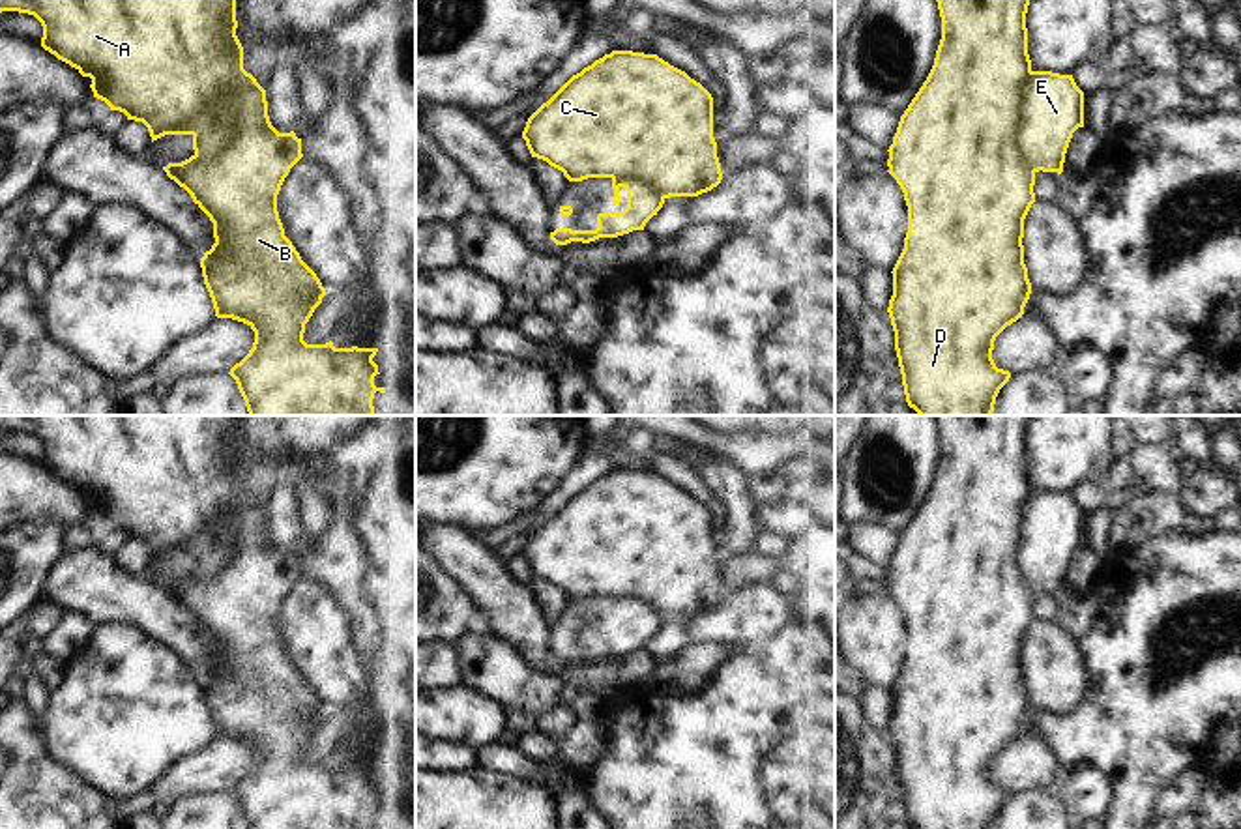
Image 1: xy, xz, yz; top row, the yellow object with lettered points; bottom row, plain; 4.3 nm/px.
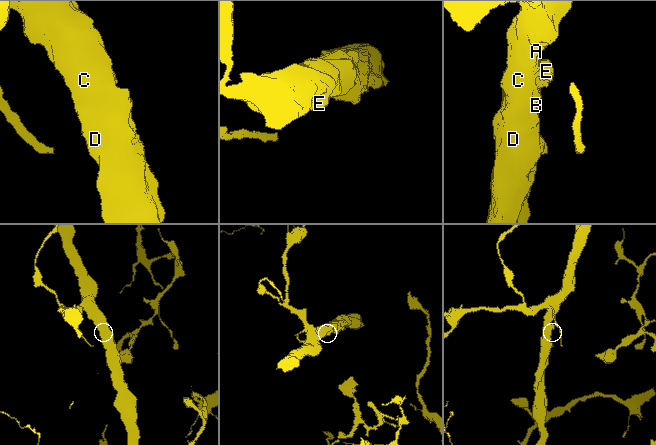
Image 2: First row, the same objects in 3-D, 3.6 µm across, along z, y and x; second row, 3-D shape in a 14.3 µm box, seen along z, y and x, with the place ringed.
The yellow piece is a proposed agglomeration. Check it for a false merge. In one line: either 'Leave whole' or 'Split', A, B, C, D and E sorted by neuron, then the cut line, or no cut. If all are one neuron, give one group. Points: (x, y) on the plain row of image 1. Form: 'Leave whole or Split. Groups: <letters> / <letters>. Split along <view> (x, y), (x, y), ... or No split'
Split. Groups: A B C D / E. Split along xy (229, 530), (208, 526), (171, 552)

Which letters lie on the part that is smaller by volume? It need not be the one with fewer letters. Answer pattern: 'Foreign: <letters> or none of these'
Foreign: E

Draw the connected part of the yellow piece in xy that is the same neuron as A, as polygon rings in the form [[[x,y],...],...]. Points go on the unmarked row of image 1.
[[[0,415],[0,432],[2,430],[34,434],[43,445],[41,466],[54,473],[58,479],[75,487],[82,496],[90,496],[94,516],[105,520],[110,530],[124,531],[127,539],[142,541],[150,550],[152,561],[165,554],[172,554],[174,548],[198,539],[210,526],[225,526],[228,530],[228,560],[213,574],[191,574],[182,582],[168,582],[163,586],[167,595],[183,606],[191,614],[193,621],[213,642],[215,662],[200,677],[200,687],[204,704],[215,728],[215,735],[243,741],[255,750],[253,767],[240,782],[230,788],[228,793],[236,799],[247,829],[374,829],[374,812],[386,812],[386,807],[374,805],[374,795],[380,792],[372,777],[376,775],[378,767],[335,767],[331,760],[326,764],[307,764],[303,760],[305,743],[313,735],[314,728],[322,722],[326,707],[322,705],[316,692],[301,679],[292,661],[285,655],[285,647],[277,631],[277,614],[281,604],[290,588],[303,576],[301,558],[298,558],[294,550],[279,552],[271,545],[268,535],[266,509],[251,492],[243,488],[243,466],[236,455],[236,415]]]

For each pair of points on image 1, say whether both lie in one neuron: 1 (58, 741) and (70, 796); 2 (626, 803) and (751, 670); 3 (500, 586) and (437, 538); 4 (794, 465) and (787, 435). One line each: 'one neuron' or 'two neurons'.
1: two neurons
2: one neuron
3: one neuron
4: two neurons

